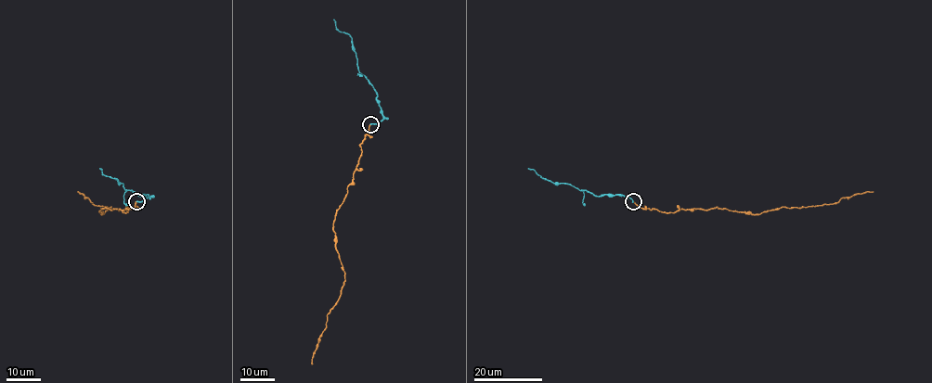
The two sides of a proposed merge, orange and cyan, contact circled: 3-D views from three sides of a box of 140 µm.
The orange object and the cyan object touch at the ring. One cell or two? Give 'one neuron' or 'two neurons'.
one neuron

